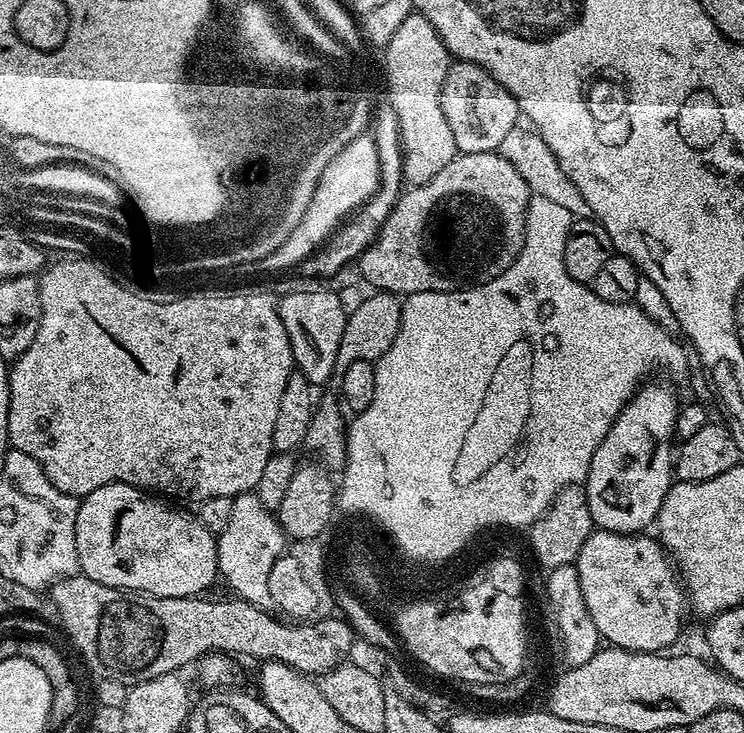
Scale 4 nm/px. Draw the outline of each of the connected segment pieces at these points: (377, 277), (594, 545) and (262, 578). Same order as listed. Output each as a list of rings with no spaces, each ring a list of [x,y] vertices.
[[[499,151],[457,154],[450,166],[438,170],[430,182],[400,193],[400,200],[376,240],[359,258],[363,283],[369,284],[369,289],[395,293],[403,298],[423,292],[458,292],[461,288],[475,288],[498,278],[524,249],[529,199],[526,179]]]
[[[593,530],[586,538],[586,542],[582,542],[582,550],[578,554],[575,562],[578,570],[578,582],[582,582],[582,598],[586,602],[586,610],[590,610],[590,618],[594,618],[594,626],[598,626],[601,637],[609,645],[617,648],[625,648],[631,652],[658,652],[663,653],[676,639],[680,636],[680,631],[684,628],[684,608],[686,612],[686,589],[678,575],[677,569],[674,567],[673,561],[670,559],[669,553],[664,551],[663,544],[659,539],[648,537],[648,534],[633,534],[624,536],[621,532],[606,532],[603,530]]]
[[[255,491],[232,497],[230,522],[216,536],[216,570],[221,581],[233,588],[239,599],[265,610],[273,607],[270,598],[270,570],[286,551],[286,537],[275,511],[259,501]]]

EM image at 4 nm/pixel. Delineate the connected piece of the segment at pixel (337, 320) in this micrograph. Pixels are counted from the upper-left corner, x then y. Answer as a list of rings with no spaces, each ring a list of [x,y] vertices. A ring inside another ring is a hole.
[[[313,290],[308,293],[286,293],[279,297],[282,326],[290,338],[292,359],[295,367],[303,373],[313,386],[320,386],[333,379],[338,346],[341,345],[343,330],[349,313],[344,310],[341,293],[337,291]]]

